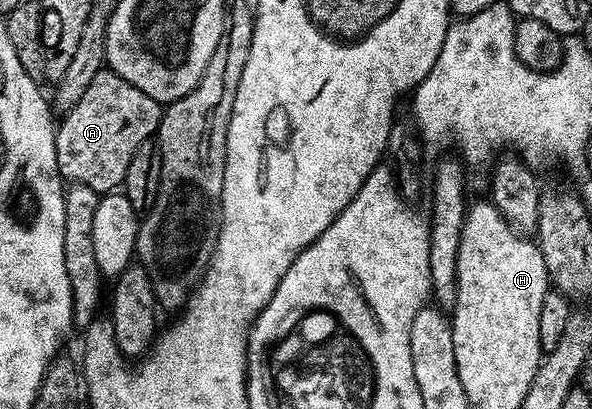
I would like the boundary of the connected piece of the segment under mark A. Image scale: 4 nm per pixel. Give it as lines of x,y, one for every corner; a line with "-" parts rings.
104,68
93,76
89,88
85,88
85,94
81,100
67,114
62,115
55,132
55,151
57,152
57,164
59,175
71,184
88,186
100,192
111,192
122,187
123,178
129,168
129,160
133,160
133,152
148,141
158,131
161,117
160,103
155,102
141,88
133,88
129,80
114,74
110,68

